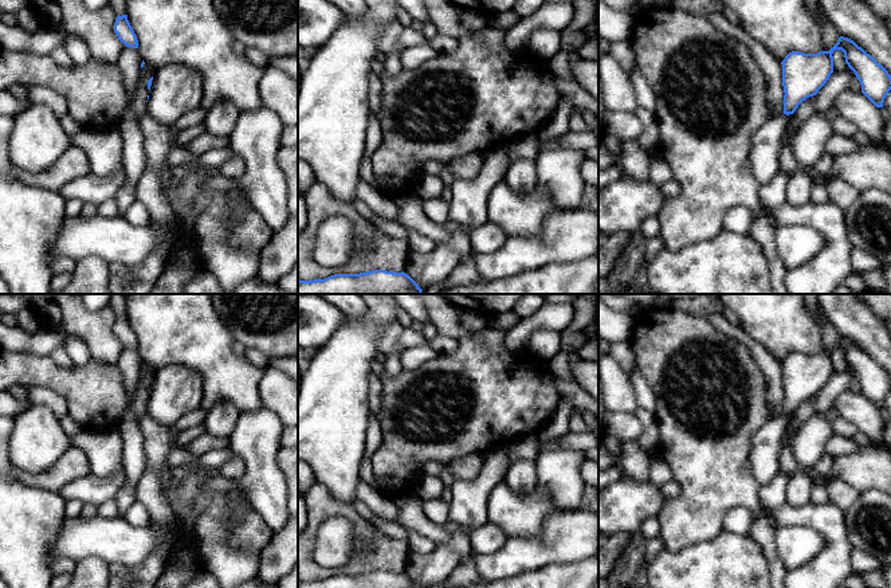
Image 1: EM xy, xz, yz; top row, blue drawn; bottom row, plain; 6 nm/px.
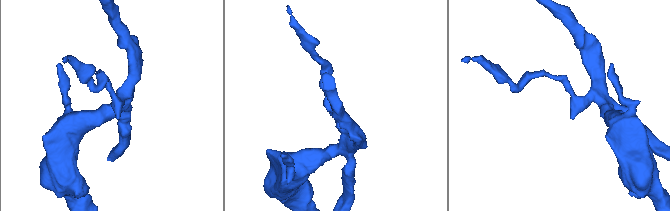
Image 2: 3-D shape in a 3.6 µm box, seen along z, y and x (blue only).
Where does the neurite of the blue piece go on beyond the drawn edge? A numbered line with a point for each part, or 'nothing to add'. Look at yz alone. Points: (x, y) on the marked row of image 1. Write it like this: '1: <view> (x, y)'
1: yz (768, 140)

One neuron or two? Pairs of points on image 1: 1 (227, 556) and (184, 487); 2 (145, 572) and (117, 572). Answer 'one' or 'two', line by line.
1: one
2: one

